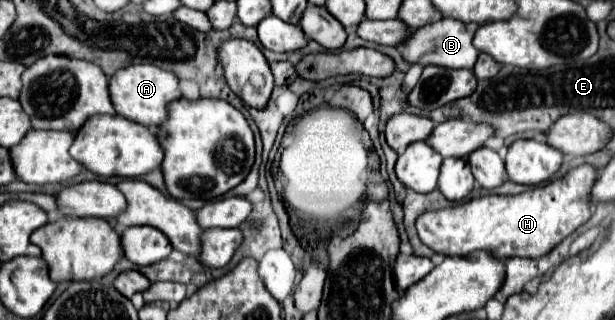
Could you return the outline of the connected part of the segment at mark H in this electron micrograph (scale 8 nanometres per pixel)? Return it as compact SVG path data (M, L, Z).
M580 165L548 185L518 195L484 195L450 209L424 213L416 221L416 229L422 243L440 255L464 257L484 249L500 259L542 257L590 219L596 177L596 167Z

